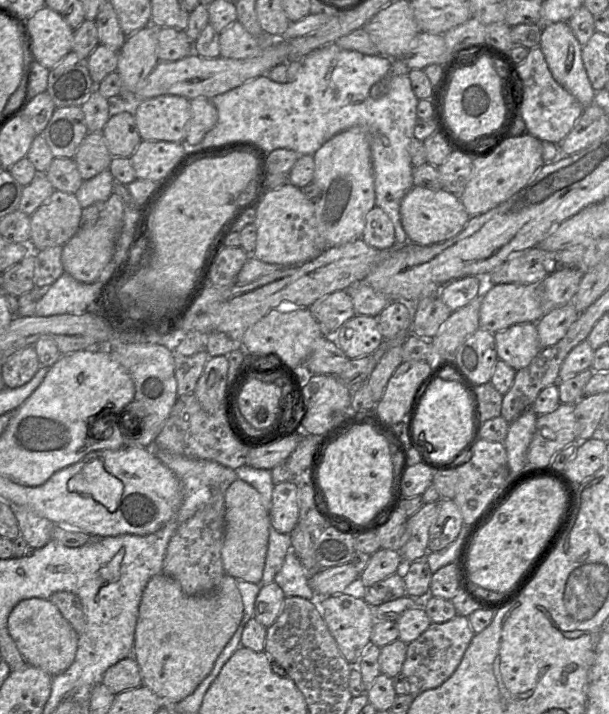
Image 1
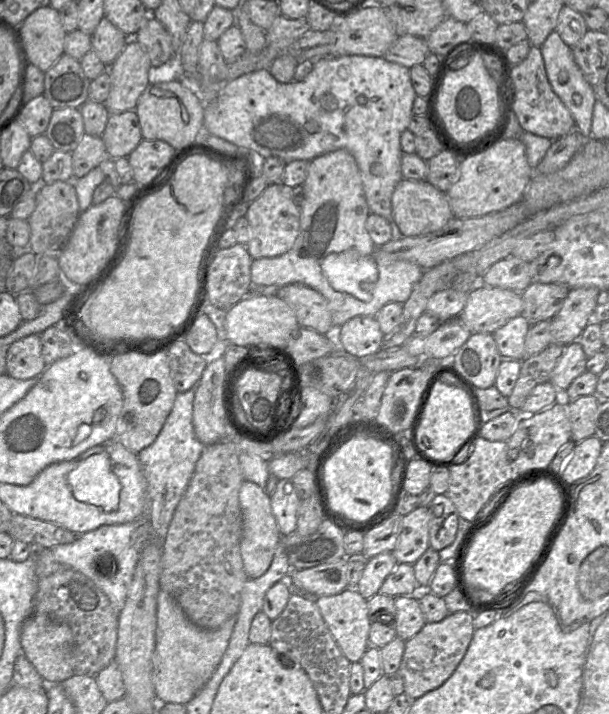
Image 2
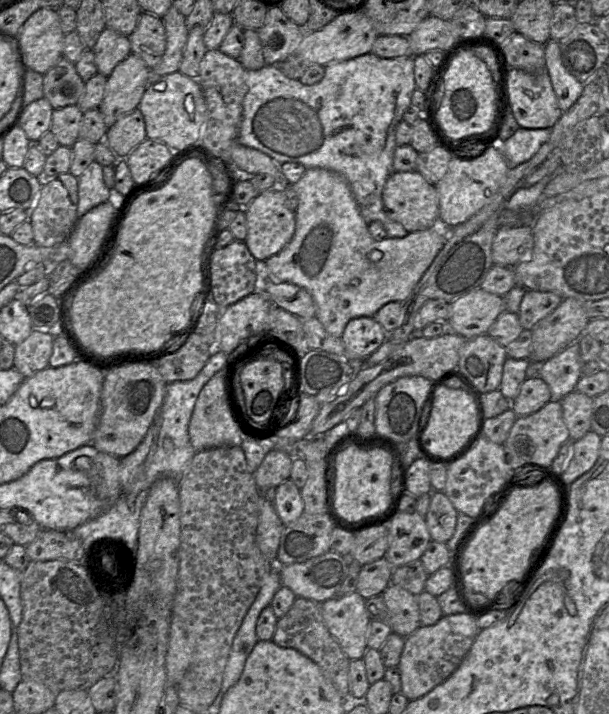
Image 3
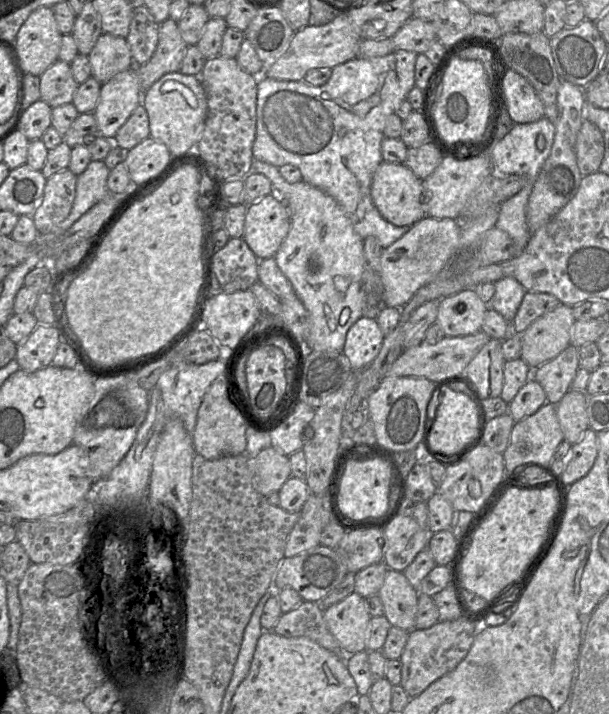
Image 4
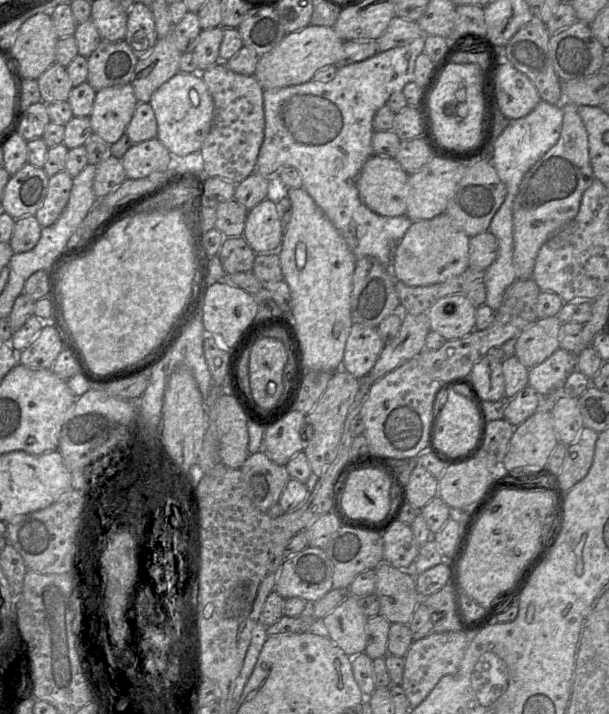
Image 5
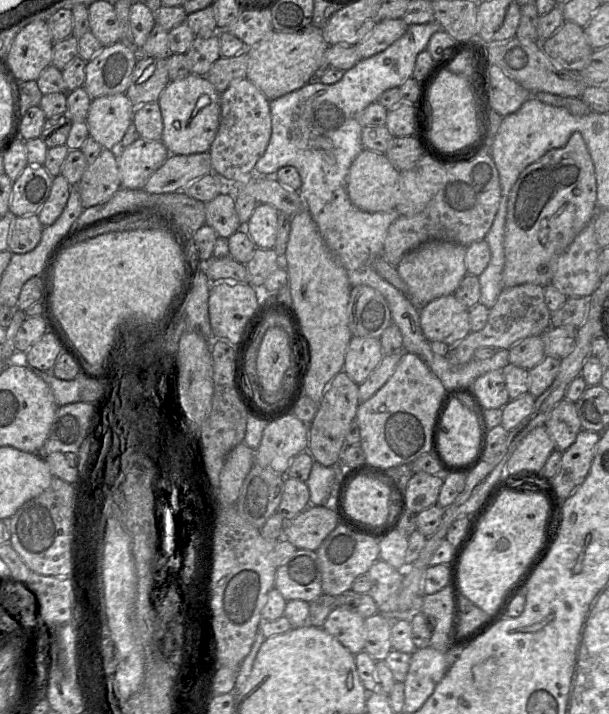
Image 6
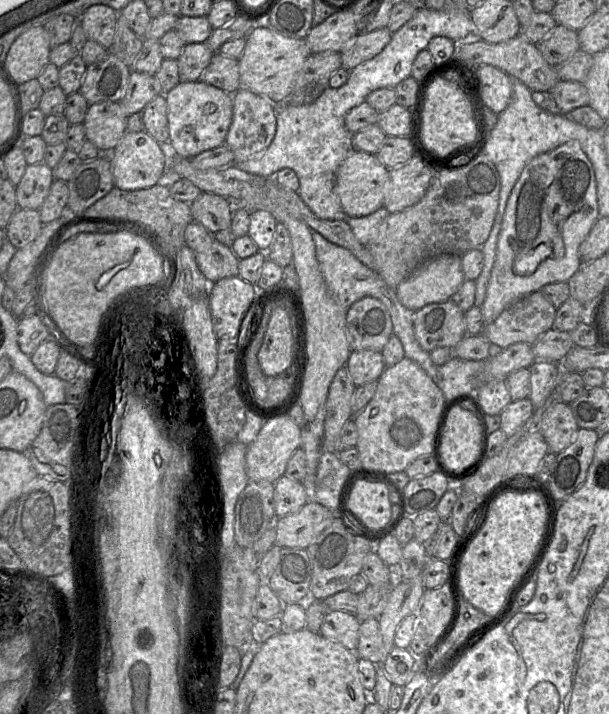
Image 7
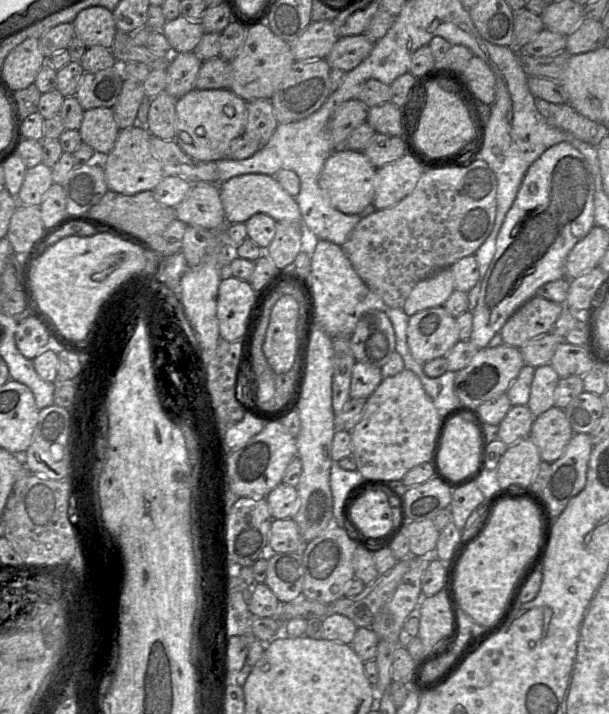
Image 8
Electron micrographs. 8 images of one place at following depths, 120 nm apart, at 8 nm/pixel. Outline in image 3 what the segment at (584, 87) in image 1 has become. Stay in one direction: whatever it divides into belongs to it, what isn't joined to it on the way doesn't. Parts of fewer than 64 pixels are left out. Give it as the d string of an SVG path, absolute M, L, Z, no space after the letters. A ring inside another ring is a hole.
M550 39L544 45L546 71L550 77L557 103L562 112L568 111L583 92L584 84L568 72L562 62L559 43Z

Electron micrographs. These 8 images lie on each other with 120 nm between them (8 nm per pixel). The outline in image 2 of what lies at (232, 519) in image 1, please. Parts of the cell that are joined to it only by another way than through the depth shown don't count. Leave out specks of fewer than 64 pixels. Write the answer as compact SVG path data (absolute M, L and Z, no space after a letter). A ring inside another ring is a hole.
M244 480L239 490L239 504L242 512L241 557L248 578L255 579L262 576L270 567L282 535L271 509L270 496L259 485Z

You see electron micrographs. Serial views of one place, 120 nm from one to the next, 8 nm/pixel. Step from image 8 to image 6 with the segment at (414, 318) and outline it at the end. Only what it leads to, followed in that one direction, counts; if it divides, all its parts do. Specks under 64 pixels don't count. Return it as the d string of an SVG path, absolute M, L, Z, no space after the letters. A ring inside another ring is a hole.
M454 294L429 302L420 309L420 323L425 337L430 342L455 346L472 332L469 310Z

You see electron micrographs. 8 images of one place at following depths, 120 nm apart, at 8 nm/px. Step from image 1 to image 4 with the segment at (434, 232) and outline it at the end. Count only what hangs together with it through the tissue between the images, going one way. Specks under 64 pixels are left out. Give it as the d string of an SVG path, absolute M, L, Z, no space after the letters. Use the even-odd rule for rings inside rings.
M382 161L373 175L371 196L380 214L396 226L411 227L426 216L423 180L405 164Z

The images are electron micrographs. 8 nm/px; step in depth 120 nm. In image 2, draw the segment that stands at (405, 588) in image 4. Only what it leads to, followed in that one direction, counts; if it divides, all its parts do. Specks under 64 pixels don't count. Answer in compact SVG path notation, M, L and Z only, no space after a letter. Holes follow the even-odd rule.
M415 596L395 597L396 635L404 641L415 636L424 626L425 619Z

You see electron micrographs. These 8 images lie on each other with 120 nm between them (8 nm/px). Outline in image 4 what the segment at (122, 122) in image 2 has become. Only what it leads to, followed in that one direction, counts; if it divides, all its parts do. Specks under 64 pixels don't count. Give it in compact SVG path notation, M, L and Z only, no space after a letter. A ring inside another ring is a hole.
M140 104L117 131L112 142L120 149L128 151L148 137L149 119L145 108Z

